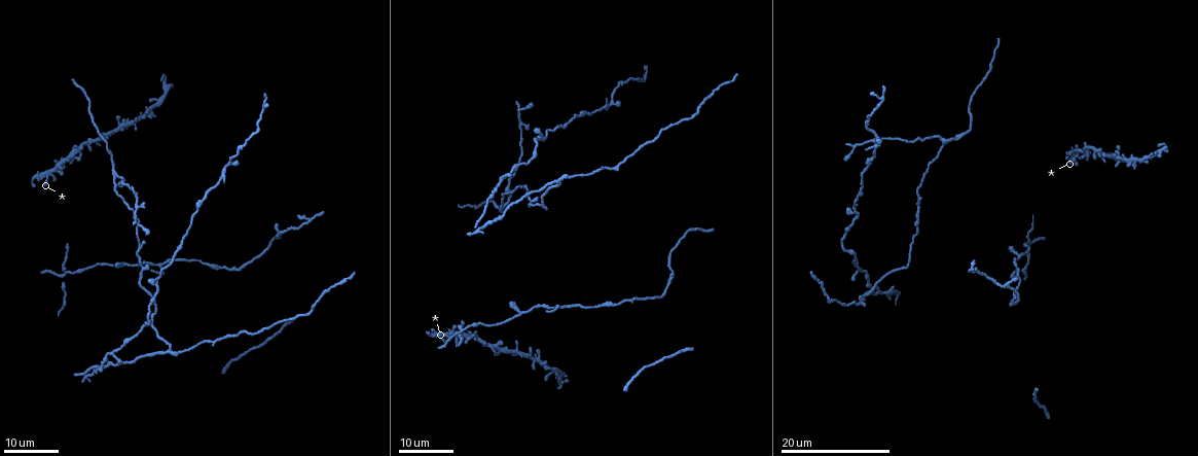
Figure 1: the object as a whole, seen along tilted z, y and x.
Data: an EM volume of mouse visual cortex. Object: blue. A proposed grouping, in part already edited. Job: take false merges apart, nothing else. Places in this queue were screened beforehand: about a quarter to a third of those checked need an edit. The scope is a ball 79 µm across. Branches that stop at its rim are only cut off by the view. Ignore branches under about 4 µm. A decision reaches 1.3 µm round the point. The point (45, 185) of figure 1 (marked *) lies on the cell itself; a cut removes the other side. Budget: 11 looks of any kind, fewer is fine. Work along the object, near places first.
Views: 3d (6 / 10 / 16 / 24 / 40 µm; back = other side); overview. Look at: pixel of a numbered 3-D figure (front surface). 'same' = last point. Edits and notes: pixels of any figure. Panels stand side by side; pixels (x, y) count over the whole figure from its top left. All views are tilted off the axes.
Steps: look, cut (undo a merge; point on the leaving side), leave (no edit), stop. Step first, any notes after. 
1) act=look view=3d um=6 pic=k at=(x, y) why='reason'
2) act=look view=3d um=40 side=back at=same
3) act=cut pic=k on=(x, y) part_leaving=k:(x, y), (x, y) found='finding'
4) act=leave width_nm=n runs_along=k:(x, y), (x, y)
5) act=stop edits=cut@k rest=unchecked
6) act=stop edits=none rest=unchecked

act=look view=3d um=16 pic=1 at=(459, 329) why='two arms in line, one across'

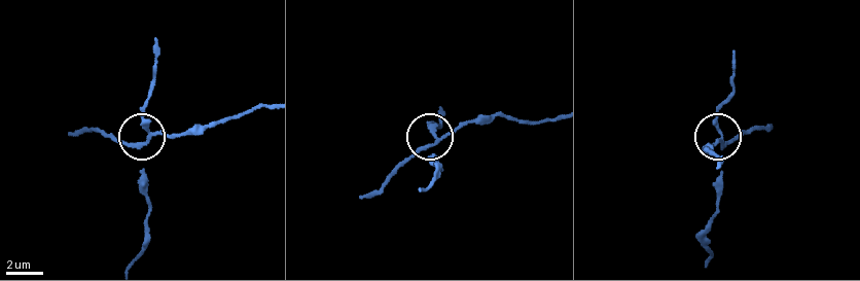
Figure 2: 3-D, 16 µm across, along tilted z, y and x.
act=look view=3d um=6 pic=2 at=(149, 135)

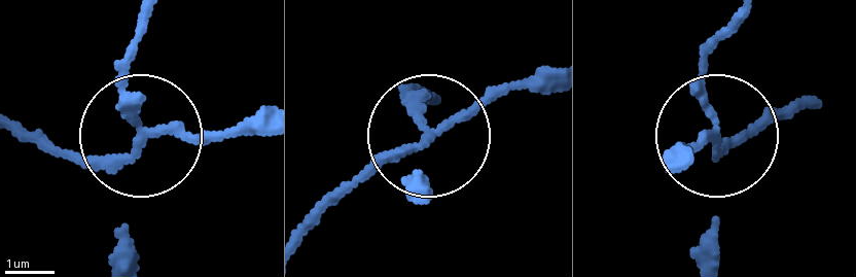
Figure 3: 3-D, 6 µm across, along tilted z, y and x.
act=cut pic=3 on=(202, 132) width_nm=170 part_leaving=3:(140, 144), (260, 124) found='two cells meet here'

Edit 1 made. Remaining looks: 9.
act=look view=overview why='redraw'

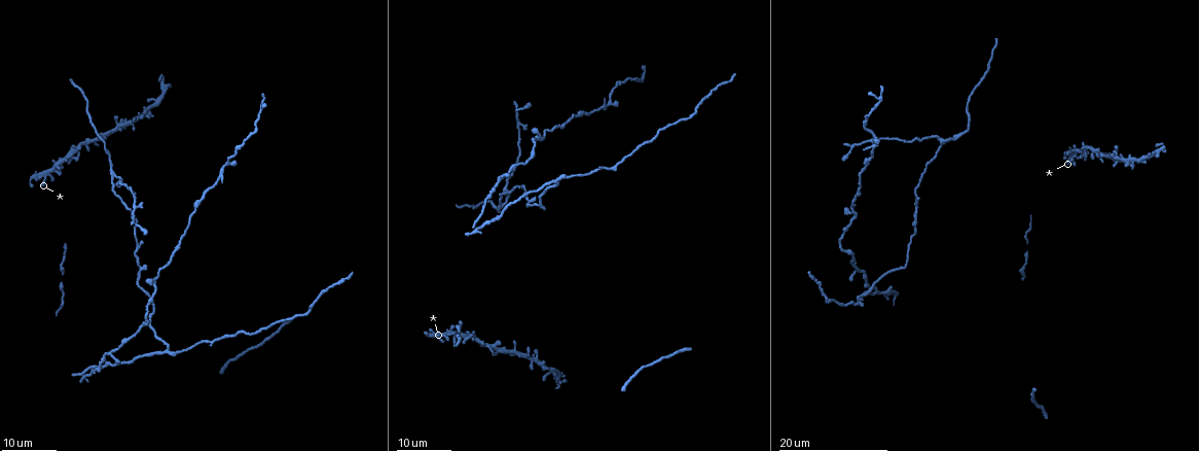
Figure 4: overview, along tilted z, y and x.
act=look view=3d um=24 pic=4 at=(554, 181) why='side arm on a straight run'

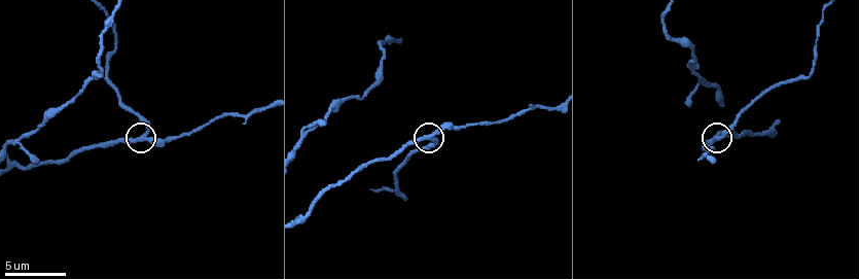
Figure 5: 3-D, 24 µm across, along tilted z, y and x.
act=look view=3d um=6 pic=5 at=(142, 137)

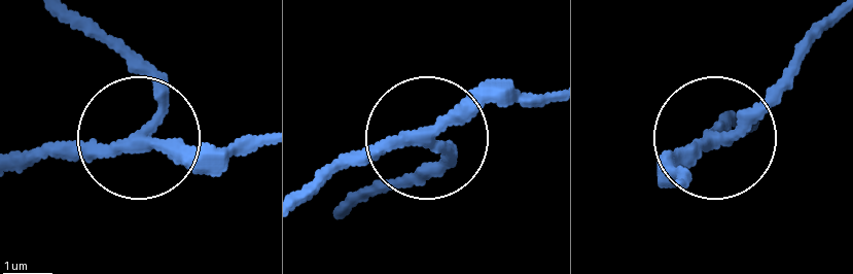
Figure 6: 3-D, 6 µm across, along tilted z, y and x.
act=leave arms=3 runs_along=6:(828, 21), (746, 128), (678, 158), (676, 187) found='all the same cell'

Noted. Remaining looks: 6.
act=look view=3d um=16 pic=4 at=(135, 243) why='two arms in line, one across'

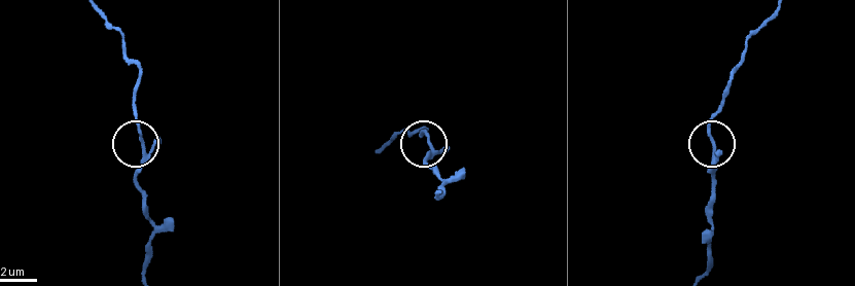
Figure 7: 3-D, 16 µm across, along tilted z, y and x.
act=look view=3d um=6 pic=7 at=(431, 147)

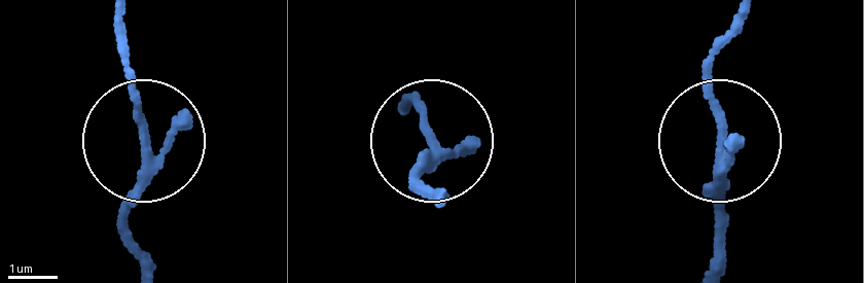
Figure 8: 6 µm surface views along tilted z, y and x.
act=leave width_nm=170 found='one cell here'

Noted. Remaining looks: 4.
act=look view=3d um=24 pic=4 at=(116, 175) why='two arms in line, one across'

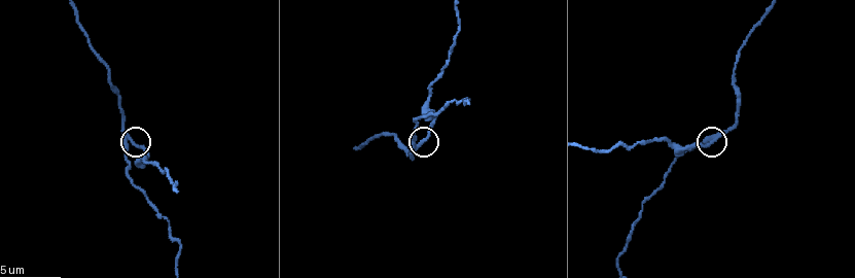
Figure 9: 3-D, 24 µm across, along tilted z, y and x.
act=look view=3d um=6 pic=9 at=(131, 142)

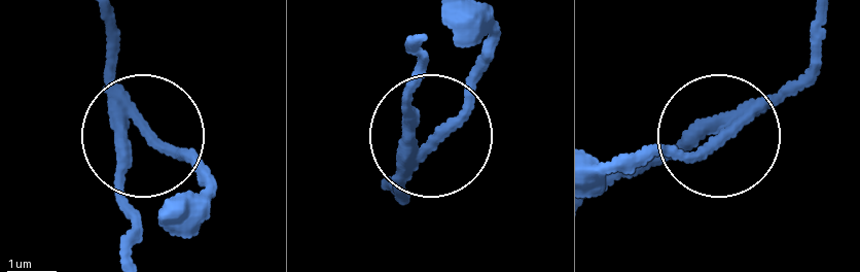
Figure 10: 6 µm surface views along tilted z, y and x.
act=look view=3d um=6 side=back pic=10 at=(150, 137)

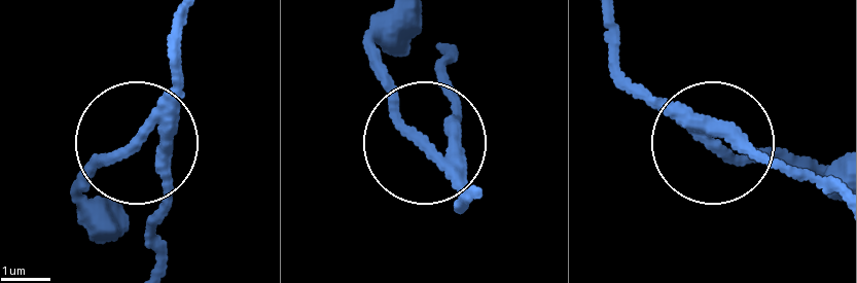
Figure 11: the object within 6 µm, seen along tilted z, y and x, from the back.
act=cut pic=11 on=(119, 161) side_arm_um=26 part_leaving=11:(169, 105), (90, 181), (92, 203) found='a second cell is stuck on'

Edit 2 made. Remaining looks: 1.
act=stop edits=cut@3,cut@11 rest=unchecked

